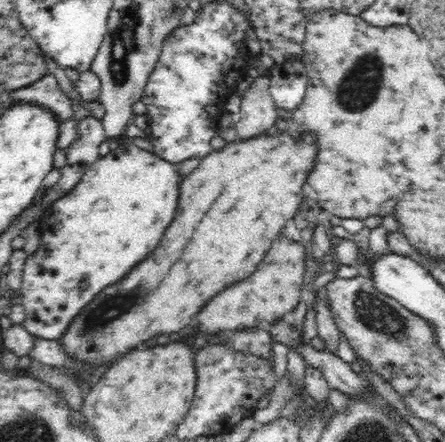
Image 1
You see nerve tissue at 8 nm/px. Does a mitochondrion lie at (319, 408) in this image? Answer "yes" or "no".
no

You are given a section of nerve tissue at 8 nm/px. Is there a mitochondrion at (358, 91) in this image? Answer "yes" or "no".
yes

